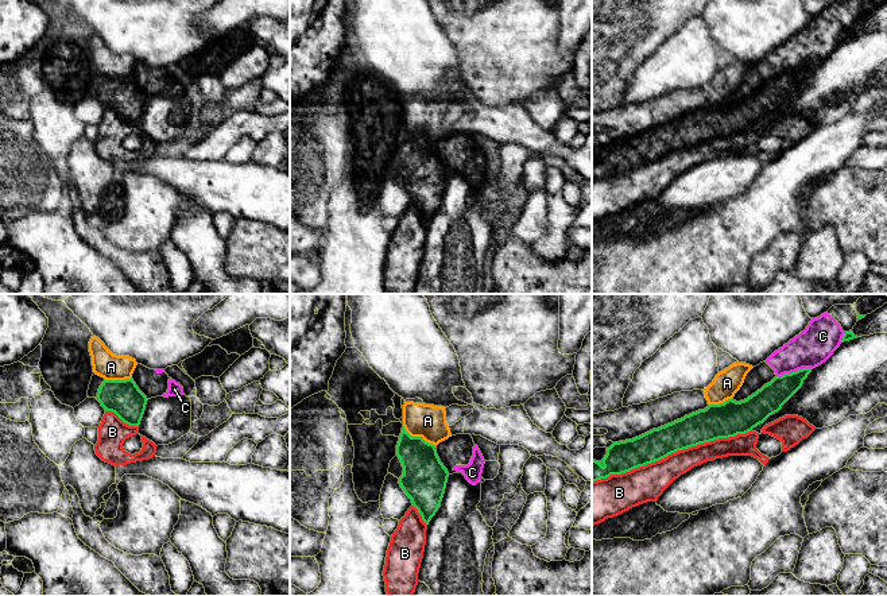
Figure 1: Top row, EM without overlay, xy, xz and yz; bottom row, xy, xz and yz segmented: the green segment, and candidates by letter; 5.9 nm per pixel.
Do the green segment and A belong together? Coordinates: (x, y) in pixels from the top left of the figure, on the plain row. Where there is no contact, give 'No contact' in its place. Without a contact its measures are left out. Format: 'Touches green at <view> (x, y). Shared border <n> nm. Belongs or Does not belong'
Touches green at xz (418, 135). Shared border 240 nm. Does not belong

